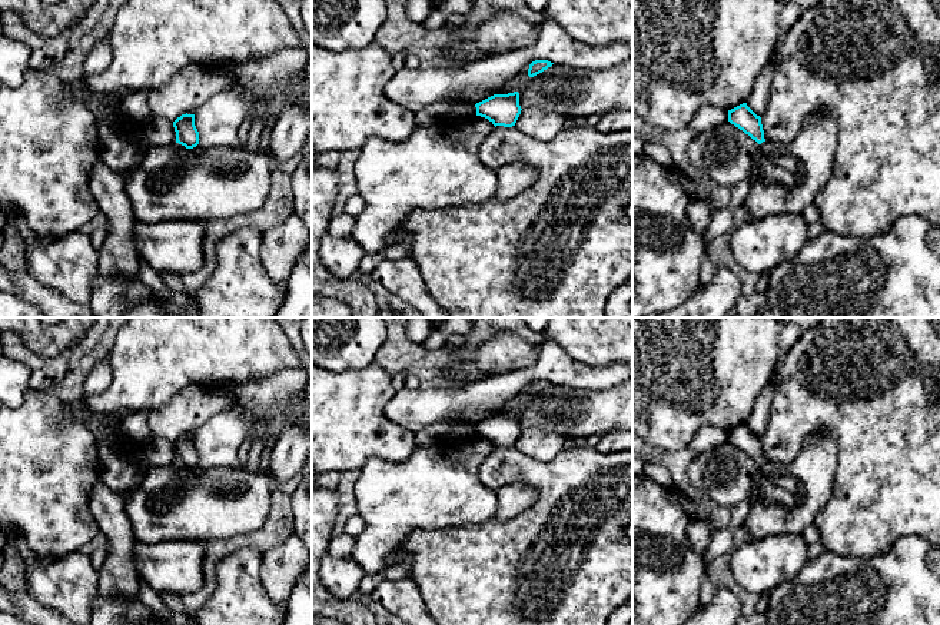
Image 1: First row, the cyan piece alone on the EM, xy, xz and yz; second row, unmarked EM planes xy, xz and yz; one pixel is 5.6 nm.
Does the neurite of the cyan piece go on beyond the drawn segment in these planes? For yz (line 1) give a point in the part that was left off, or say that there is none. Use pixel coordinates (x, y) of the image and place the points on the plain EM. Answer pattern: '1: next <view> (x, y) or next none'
1: next none

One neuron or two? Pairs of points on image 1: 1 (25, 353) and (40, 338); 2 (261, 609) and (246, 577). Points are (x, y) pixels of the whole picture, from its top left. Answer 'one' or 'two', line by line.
1: two
2: one

